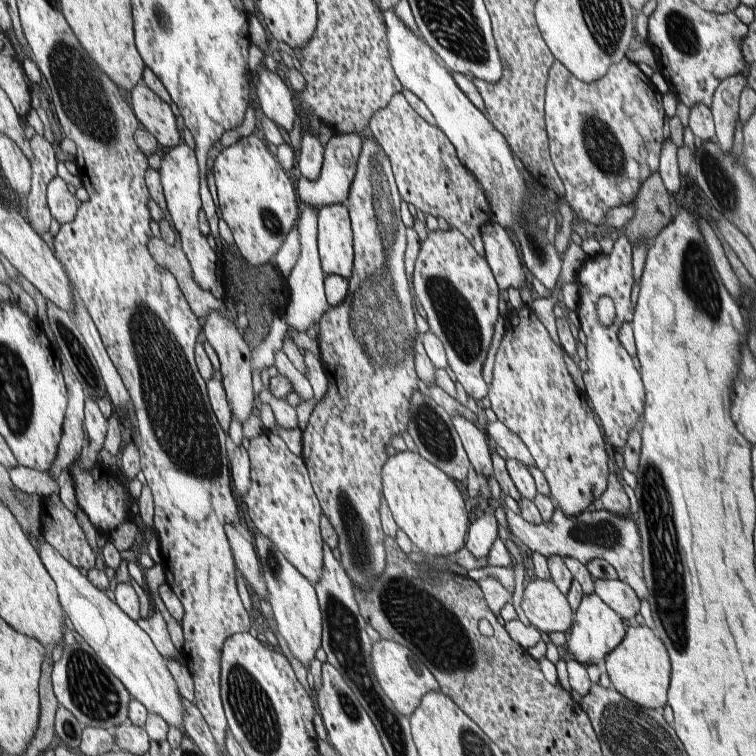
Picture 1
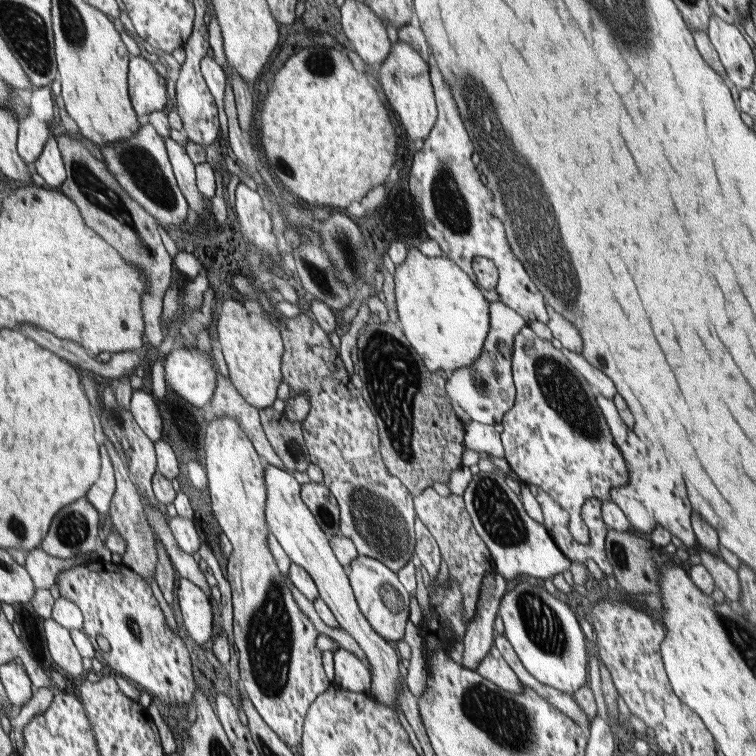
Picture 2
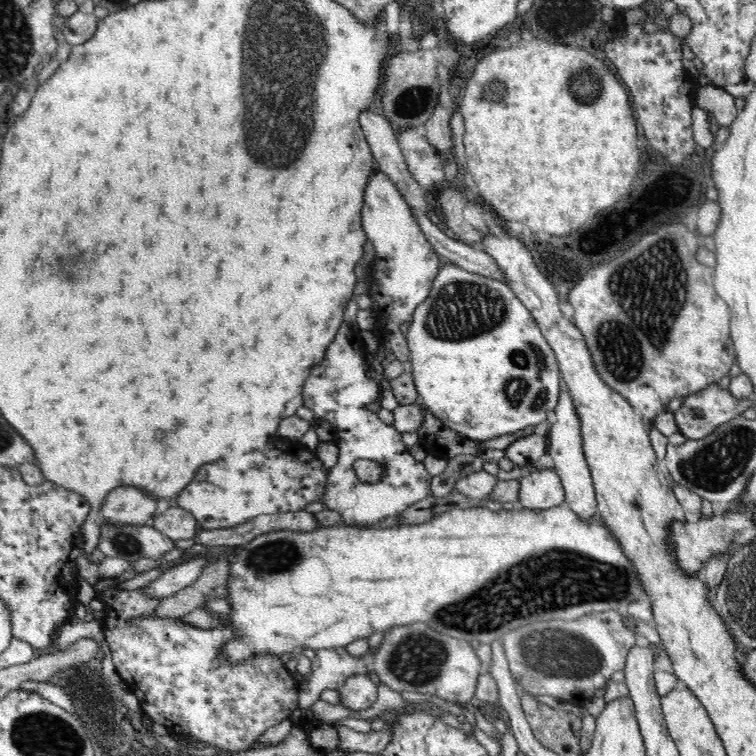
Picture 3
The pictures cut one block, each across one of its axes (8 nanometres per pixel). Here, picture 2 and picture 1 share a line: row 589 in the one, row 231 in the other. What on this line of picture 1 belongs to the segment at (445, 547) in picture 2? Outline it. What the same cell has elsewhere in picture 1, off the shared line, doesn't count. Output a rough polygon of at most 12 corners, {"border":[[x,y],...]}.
{"border":[[399,92],[371,116],[403,202],[485,258],[483,186]]}

